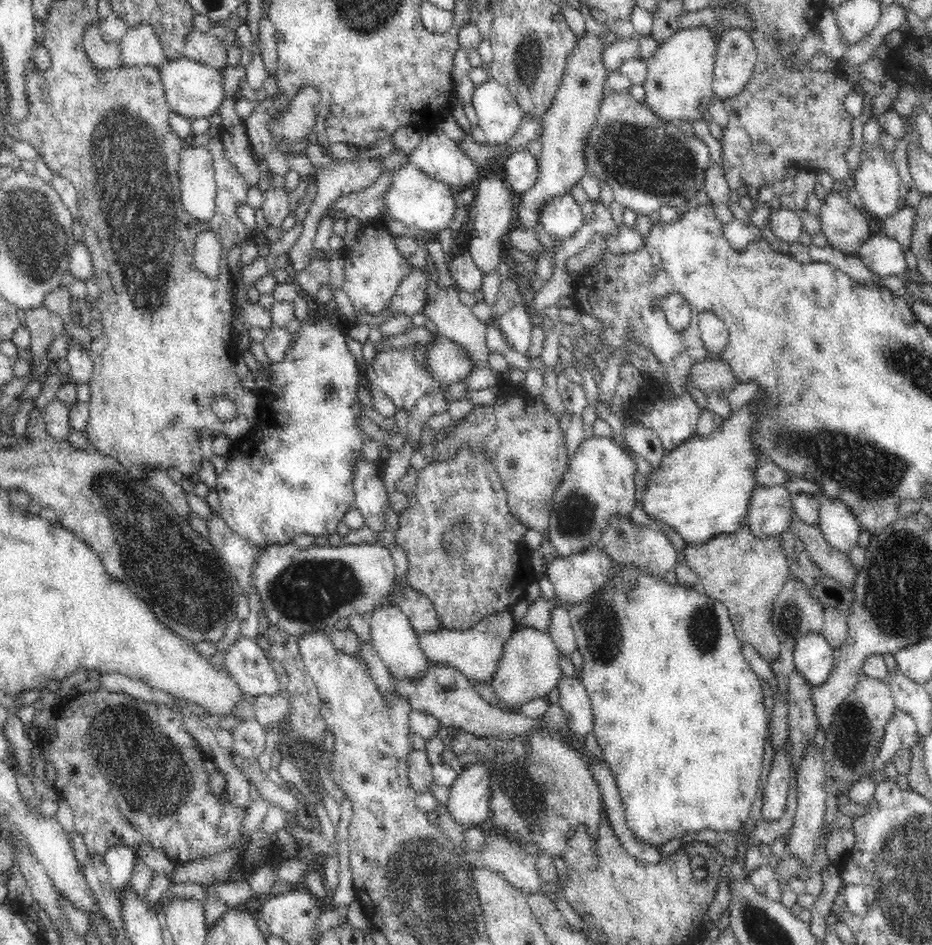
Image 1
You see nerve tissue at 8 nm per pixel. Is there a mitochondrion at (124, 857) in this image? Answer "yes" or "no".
no

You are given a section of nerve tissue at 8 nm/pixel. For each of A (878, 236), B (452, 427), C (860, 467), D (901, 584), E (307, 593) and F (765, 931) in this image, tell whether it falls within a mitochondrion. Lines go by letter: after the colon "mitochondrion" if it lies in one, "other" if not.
A: other
B: other
C: mitochondrion
D: mitochondrion
E: mitochondrion
F: mitochondrion

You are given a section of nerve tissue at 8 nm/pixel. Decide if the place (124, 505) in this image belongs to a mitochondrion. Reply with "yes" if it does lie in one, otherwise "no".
yes

